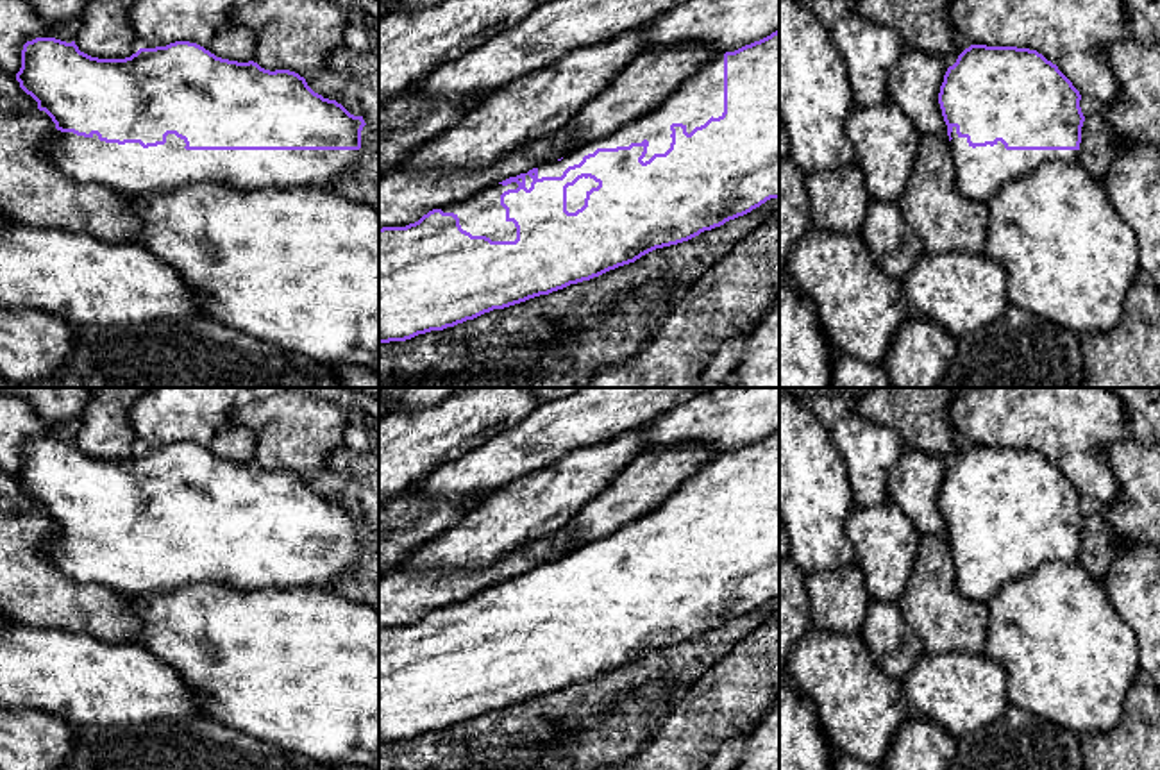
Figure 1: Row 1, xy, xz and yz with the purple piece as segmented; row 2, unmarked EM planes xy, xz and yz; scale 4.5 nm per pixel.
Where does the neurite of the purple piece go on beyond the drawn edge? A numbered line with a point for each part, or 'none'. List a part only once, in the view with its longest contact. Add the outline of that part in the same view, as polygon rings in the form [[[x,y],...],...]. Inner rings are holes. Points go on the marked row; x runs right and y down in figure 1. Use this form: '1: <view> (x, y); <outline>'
1: xy (129, 168); [[[59,130],[50,143],[50,159],[70,179],[132,197],[198,184],[229,186],[247,193],[290,188],[332,189],[359,159],[359,150],[186,150],[184,146],[184,139],[175,134],[168,134],[164,145],[143,148],[139,143],[105,143],[97,134],[84,138]]]

